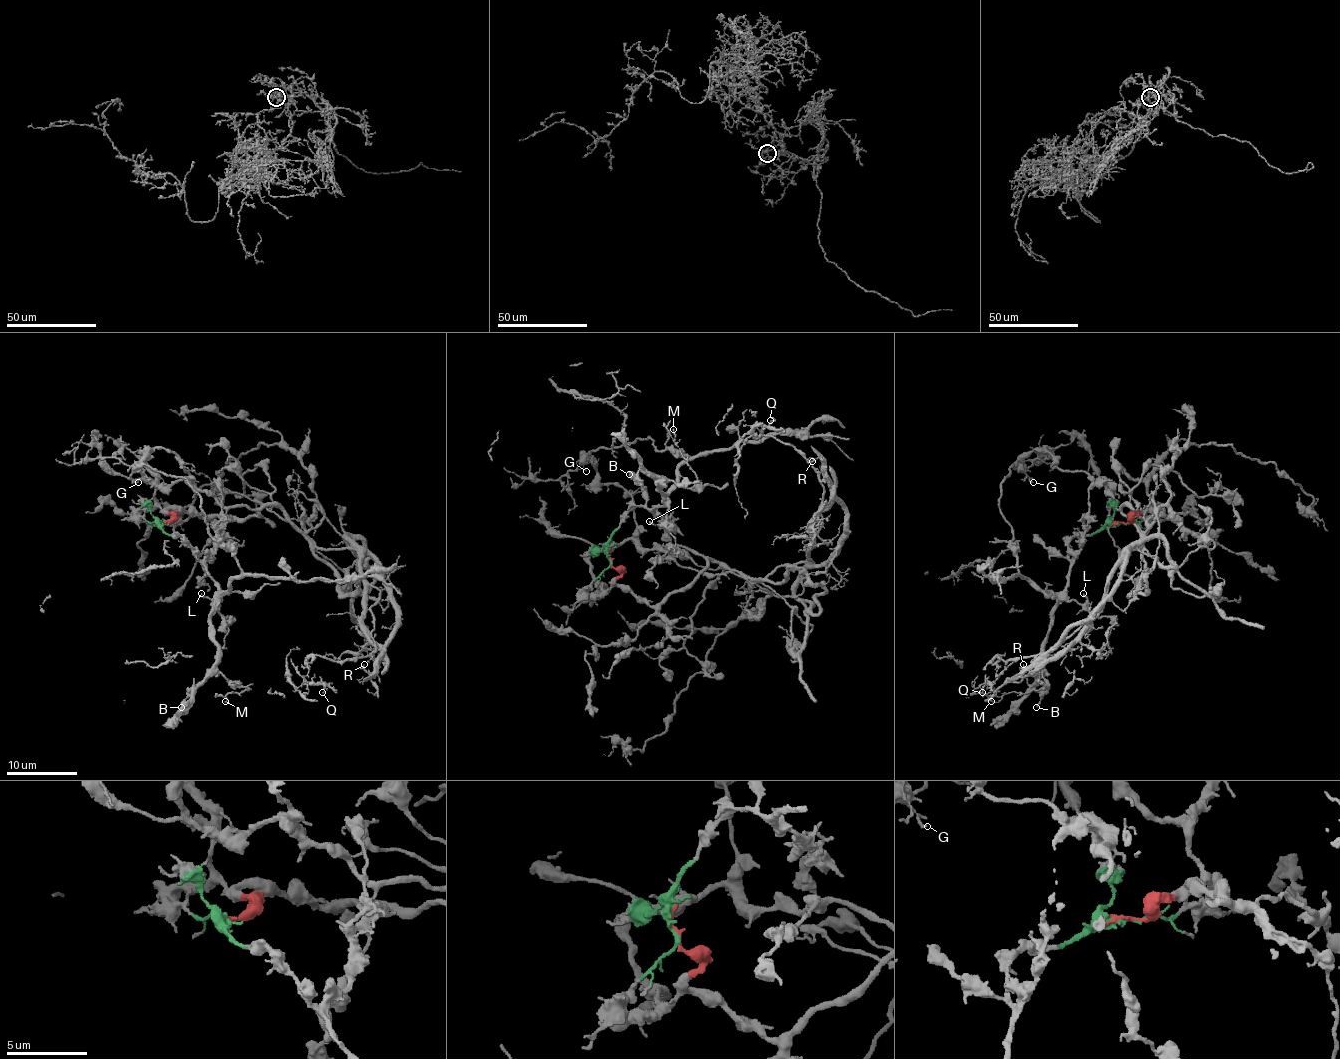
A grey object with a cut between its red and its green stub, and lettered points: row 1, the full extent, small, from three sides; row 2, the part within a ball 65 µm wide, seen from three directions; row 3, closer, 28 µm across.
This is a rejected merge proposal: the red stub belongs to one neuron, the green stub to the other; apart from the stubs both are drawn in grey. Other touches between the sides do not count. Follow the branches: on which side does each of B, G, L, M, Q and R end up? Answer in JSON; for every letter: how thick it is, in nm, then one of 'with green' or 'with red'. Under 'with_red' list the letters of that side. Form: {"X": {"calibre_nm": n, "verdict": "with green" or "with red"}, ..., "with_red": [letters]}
{"B": {"calibre_nm": 160, "verdict": "with green"}, "G": {"calibre_nm": 160, "verdict": "with green"}, "L": {"calibre_nm": 170, "verdict": "with green"}, "M": {"calibre_nm": 120, "verdict": "with green"}, "Q": {"calibre_nm": 90, "verdict": "with red"}, "R": {"calibre_nm": 120, "verdict": "with red"}, "with_red": ["Q", "R"]}

